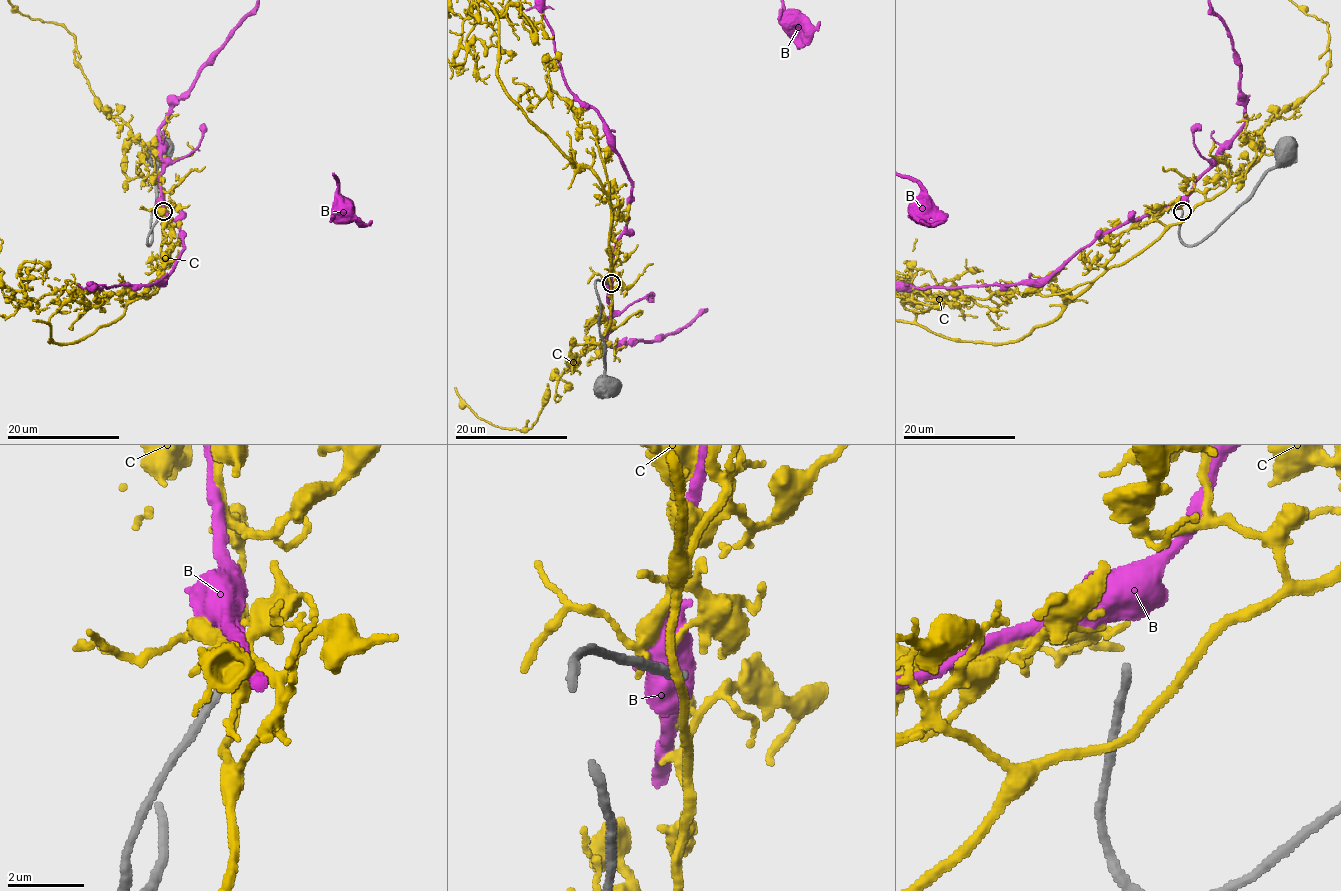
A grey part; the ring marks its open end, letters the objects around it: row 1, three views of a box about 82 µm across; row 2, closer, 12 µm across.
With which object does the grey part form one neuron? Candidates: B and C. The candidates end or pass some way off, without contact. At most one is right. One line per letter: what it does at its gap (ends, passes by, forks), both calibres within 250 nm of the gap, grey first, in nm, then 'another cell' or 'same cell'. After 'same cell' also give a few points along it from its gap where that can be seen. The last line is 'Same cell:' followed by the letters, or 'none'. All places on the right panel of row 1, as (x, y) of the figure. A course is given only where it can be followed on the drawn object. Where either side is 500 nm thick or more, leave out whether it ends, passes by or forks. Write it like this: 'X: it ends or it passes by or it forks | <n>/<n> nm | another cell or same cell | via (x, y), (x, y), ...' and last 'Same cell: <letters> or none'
B: 240/800 nm | another cell
C: it ends | 240/130 nm | another cell
Same cell: none

